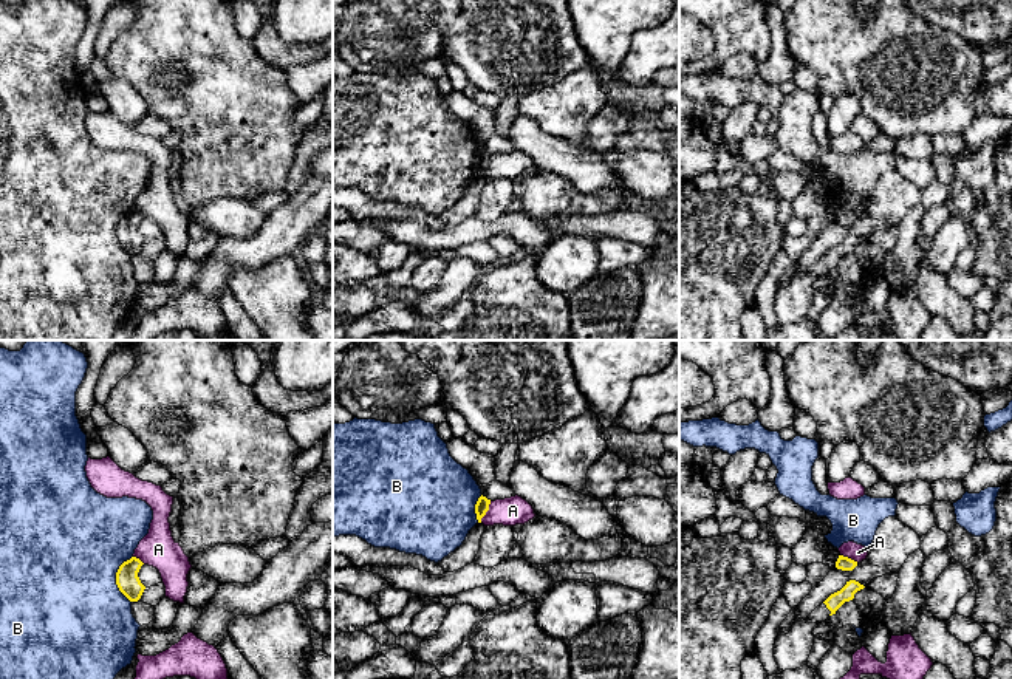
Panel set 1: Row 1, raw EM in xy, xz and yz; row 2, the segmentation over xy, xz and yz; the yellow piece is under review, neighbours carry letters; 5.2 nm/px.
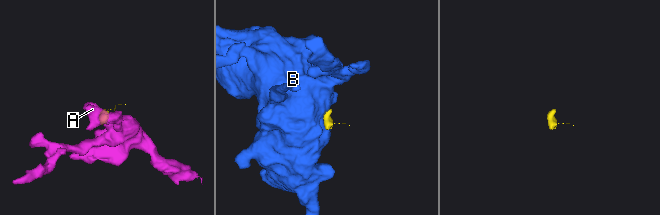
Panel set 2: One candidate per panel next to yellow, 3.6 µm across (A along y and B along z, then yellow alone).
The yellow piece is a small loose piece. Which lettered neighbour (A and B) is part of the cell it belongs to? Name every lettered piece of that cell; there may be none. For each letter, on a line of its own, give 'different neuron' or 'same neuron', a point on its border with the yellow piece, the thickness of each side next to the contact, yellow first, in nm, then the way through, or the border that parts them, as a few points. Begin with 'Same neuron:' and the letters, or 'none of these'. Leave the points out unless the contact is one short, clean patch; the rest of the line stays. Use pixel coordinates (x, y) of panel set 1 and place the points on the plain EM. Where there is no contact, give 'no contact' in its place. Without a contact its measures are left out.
Same neuron: none of these
A: different neuron; contact xz (486, 164); calibres 70 and 150 nm; border xz (491, 155), (480, 175)
B: different neuron; contact xy (116, 232); calibres 120 and 500 nm; border xy (132, 209), (116, 226), (116, 240), (130, 255)

